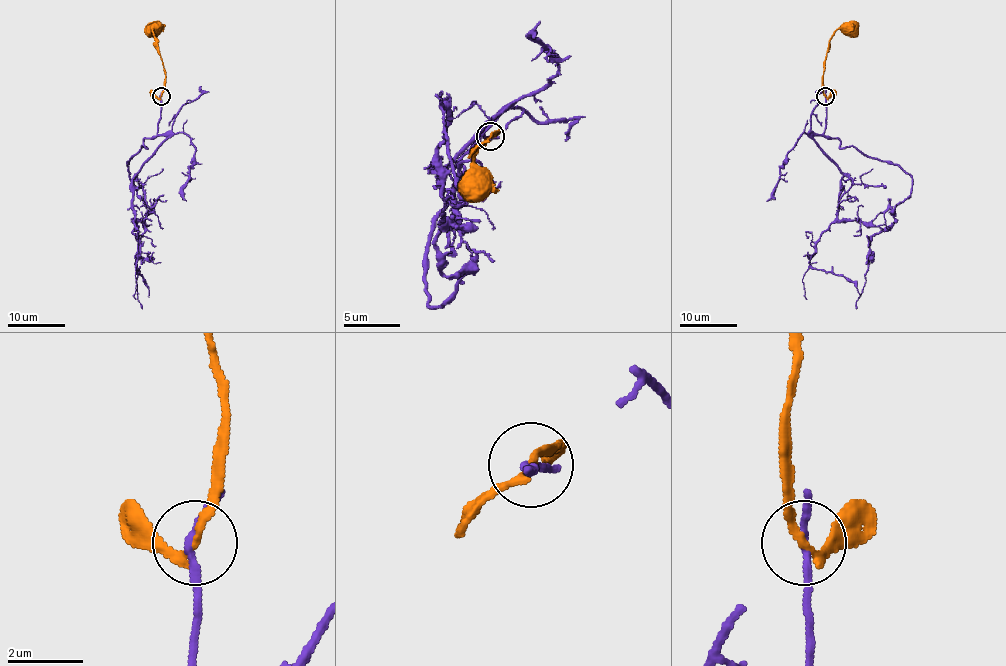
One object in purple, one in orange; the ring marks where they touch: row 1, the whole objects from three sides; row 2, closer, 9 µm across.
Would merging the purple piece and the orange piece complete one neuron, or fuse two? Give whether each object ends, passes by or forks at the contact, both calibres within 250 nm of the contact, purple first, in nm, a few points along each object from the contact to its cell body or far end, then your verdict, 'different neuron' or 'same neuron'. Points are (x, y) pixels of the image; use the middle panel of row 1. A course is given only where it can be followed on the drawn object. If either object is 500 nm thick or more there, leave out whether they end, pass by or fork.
purple passes by; orange passes by; calibres 180 and 180 nm; course purple (491, 136), (457, 164), (437, 215), (429, 305), (465, 274), (448, 277), (434, 237), (454, 198); course orange (491, 136), (499, 133), (482, 144), (474, 161), (485, 192), (480, 201); different neuron

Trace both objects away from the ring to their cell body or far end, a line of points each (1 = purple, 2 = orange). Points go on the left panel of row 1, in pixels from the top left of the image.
1: (161, 96), (155, 136), (128, 160), (137, 195), (148, 208), (132, 233), (142, 308)
2: (161, 96), (165, 70), (152, 29), (158, 31), (155, 29)

